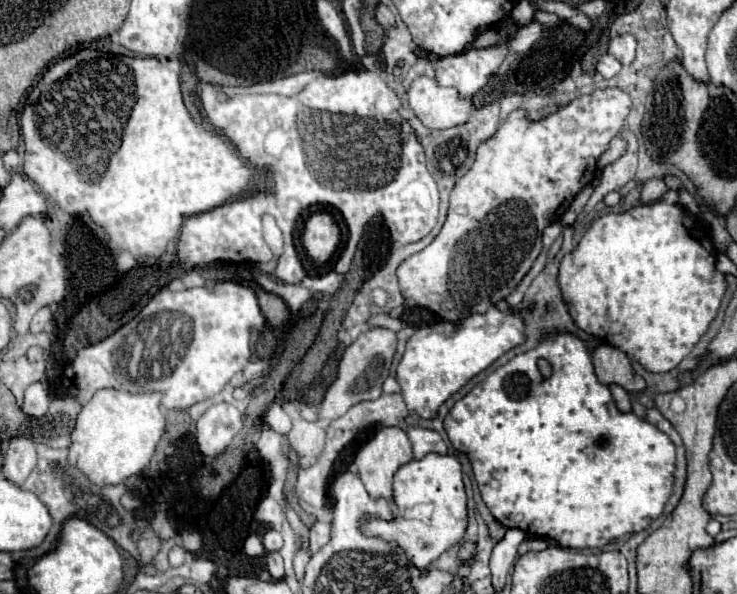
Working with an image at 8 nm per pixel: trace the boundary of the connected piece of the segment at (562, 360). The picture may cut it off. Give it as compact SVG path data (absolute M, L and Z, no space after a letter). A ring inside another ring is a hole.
M566 333L566 335L550 335L546 337L540 347L530 349L514 359L510 359L504 367L496 369L494 373L488 375L488 379L482 385L476 385L470 393L466 393L460 401L454 403L454 407L450 409L450 413L444 419L444 429L448 433L448 439L452 443L452 447L456 451L464 451L472 463L472 471L474 471L474 479L478 483L482 501L486 503L486 507L490 509L492 517L496 521L500 521L506 529L510 527L518 527L522 531L526 531L528 537L550 537L554 541L558 541L560 547L570 547L570 549L600 549L604 545L608 545L608 541L626 535L626 533L638 533L642 529L646 529L650 525L650 521L654 521L670 493L672 493L672 485L674 485L674 461L676 461L676 449L674 443L670 441L670 437L660 431L656 425L648 423L646 419L634 415L634 413L620 413L612 393L606 385L598 383L596 375L594 375L594 367L592 367L592 359L588 348L578 337ZM544 357L552 363L552 375L550 379L544 379L538 373L536 361ZM598 439L606 439L604 445L598 445Z

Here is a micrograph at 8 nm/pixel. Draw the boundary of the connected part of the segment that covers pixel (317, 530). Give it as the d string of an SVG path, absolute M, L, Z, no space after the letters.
M318 521L310 529L310 549L312 549L312 553L322 549L328 541L330 541L330 523L328 521Z

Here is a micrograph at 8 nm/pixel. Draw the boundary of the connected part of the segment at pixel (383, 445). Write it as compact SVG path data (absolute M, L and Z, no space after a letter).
M382 427L372 441L368 441L356 455L354 465L358 469L358 475L366 487L366 491L370 491L370 495L374 495L374 499L390 499L392 503L392 477L394 471L398 471L398 467L410 463L412 459L412 443L408 439L408 435L398 429L398 427Z

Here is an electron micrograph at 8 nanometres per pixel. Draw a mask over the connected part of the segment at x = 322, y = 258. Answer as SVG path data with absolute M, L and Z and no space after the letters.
M316 213L312 215L302 231L302 243L314 265L324 265L336 251L340 243L340 231L332 215Z

